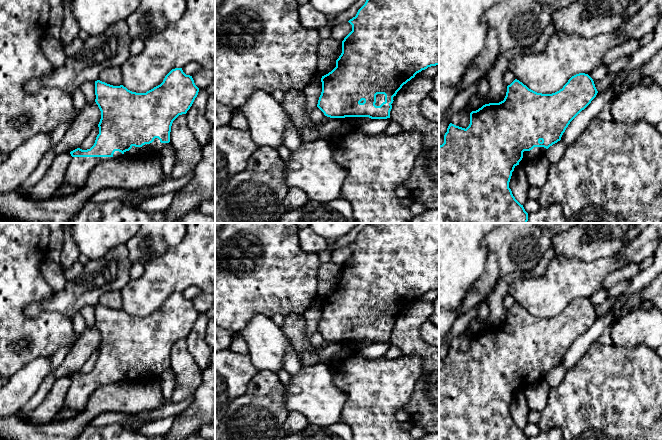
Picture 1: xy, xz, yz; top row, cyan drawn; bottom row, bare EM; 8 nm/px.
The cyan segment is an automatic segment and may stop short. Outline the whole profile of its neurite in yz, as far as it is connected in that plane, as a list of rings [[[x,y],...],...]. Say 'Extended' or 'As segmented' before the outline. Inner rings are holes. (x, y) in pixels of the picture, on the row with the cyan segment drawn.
Extended. [[[585,73],[572,76],[562,89],[552,94],[537,93],[515,79],[507,86],[506,96],[503,101],[485,104],[470,113],[470,124],[466,129],[450,123],[444,135],[444,143],[439,146],[439,223],[527,223],[528,213],[523,205],[515,199],[509,188],[514,168],[517,165],[525,166],[528,162],[543,156],[550,146],[560,141],[570,122],[591,103],[597,93],[593,79]]]

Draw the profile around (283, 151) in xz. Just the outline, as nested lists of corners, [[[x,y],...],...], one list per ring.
[[[284,144],[277,149],[277,152],[284,161],[288,161],[291,156],[291,151]]]

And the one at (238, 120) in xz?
[[[236,112],[229,122],[229,125],[234,128],[238,128],[244,131],[248,131],[249,125],[246,118],[240,113]]]

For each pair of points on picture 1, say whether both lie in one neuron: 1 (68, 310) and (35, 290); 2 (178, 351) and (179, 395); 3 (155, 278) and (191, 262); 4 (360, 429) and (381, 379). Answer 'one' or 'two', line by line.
1: two
2: one
3: one
4: one

